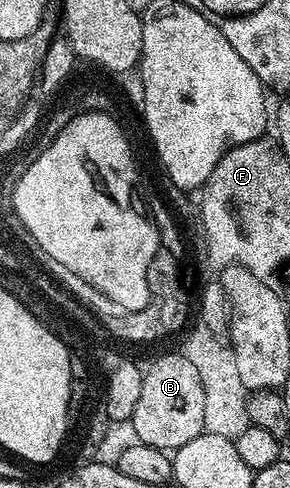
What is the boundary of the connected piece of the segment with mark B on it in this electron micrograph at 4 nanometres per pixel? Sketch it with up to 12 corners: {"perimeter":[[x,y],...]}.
{"perimeter":[[180,352],[144,370],[131,420],[174,452],[205,433],[202,381]]}

